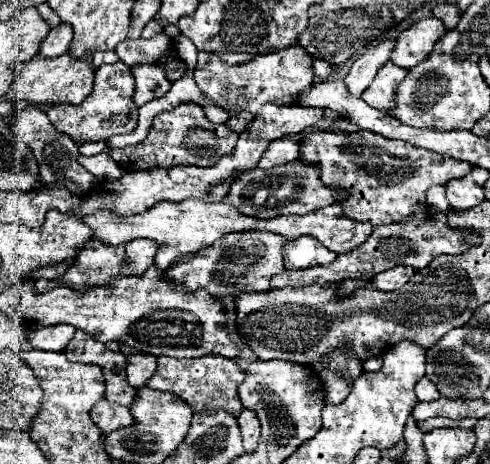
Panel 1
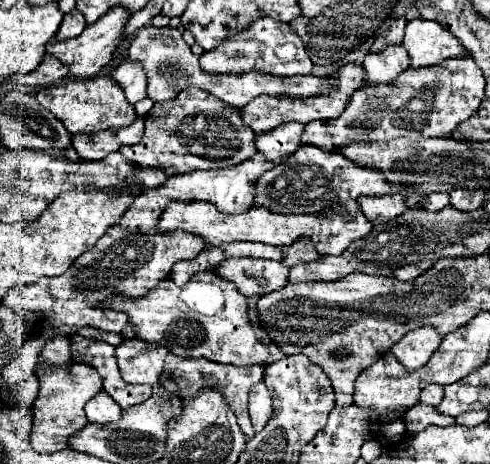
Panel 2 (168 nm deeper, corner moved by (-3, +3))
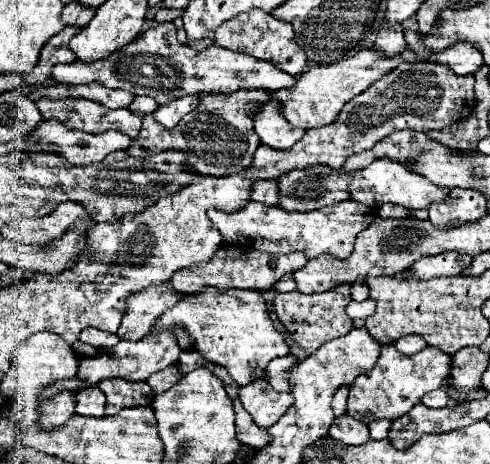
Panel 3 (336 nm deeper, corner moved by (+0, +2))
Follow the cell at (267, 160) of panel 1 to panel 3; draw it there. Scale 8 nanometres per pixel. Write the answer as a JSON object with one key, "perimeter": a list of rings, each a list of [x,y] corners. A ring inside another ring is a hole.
{"perimeter":[[[269,101],[265,109],[261,109],[261,113],[255,115],[255,131],[261,137],[261,143],[273,149],[289,149],[305,133],[303,129],[289,125],[289,121],[281,117],[281,109],[277,109],[277,101]]]}

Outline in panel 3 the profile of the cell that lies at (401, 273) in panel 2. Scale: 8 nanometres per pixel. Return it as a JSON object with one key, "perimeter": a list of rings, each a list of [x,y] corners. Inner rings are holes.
{"perimeter":[[[439,253],[433,257],[425,257],[419,259],[411,271],[415,279],[435,279],[435,277],[449,277],[449,275],[459,275],[463,271],[463,267],[467,267],[471,263],[471,257],[465,257],[461,253]]]}

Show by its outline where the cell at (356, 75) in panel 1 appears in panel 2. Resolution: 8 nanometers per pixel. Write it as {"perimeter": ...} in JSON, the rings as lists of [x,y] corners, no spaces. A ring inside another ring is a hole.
{"perimeter":[[[396,18],[396,20],[392,22],[392,26],[372,44],[370,52],[380,52],[380,48],[386,48],[388,44],[402,44],[404,26],[406,26],[406,18]]]}

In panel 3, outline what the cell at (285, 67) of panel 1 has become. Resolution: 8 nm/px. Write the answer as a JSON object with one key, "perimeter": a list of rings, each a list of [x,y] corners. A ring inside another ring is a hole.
{"perimeter":[[[251,9],[247,13],[239,13],[237,17],[225,21],[225,25],[221,25],[215,31],[215,43],[229,51],[235,51],[235,53],[245,53],[245,55],[257,57],[261,61],[271,61],[277,69],[281,69],[289,75],[301,75],[307,65],[307,55],[297,45],[293,27],[285,21],[275,19],[273,15],[269,15],[261,9]]]}

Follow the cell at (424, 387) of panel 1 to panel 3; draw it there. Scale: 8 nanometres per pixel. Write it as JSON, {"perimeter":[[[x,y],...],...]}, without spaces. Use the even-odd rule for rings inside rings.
{"perimeter":[[[437,389],[437,391],[433,391],[433,393],[427,393],[421,403],[427,405],[429,409],[441,409],[441,407],[447,407],[447,405],[451,403],[451,399],[449,399],[449,395],[445,393],[445,389]]]}

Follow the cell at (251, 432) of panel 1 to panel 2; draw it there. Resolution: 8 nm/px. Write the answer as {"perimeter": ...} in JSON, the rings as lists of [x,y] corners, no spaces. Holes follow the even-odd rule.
{"perimeter":[[[258,382],[250,390],[248,408],[250,408],[250,418],[252,418],[254,432],[260,432],[264,428],[264,424],[268,422],[268,418],[272,416],[272,398],[270,398],[270,392],[266,390],[264,382]]]}

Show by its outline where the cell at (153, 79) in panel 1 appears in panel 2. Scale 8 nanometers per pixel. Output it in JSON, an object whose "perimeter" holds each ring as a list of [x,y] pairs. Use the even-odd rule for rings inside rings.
{"perimeter":[[[124,60],[118,68],[112,70],[112,78],[124,88],[130,104],[136,104],[148,96],[146,94],[148,78],[144,76],[144,68],[140,68],[140,64],[132,60]]]}

